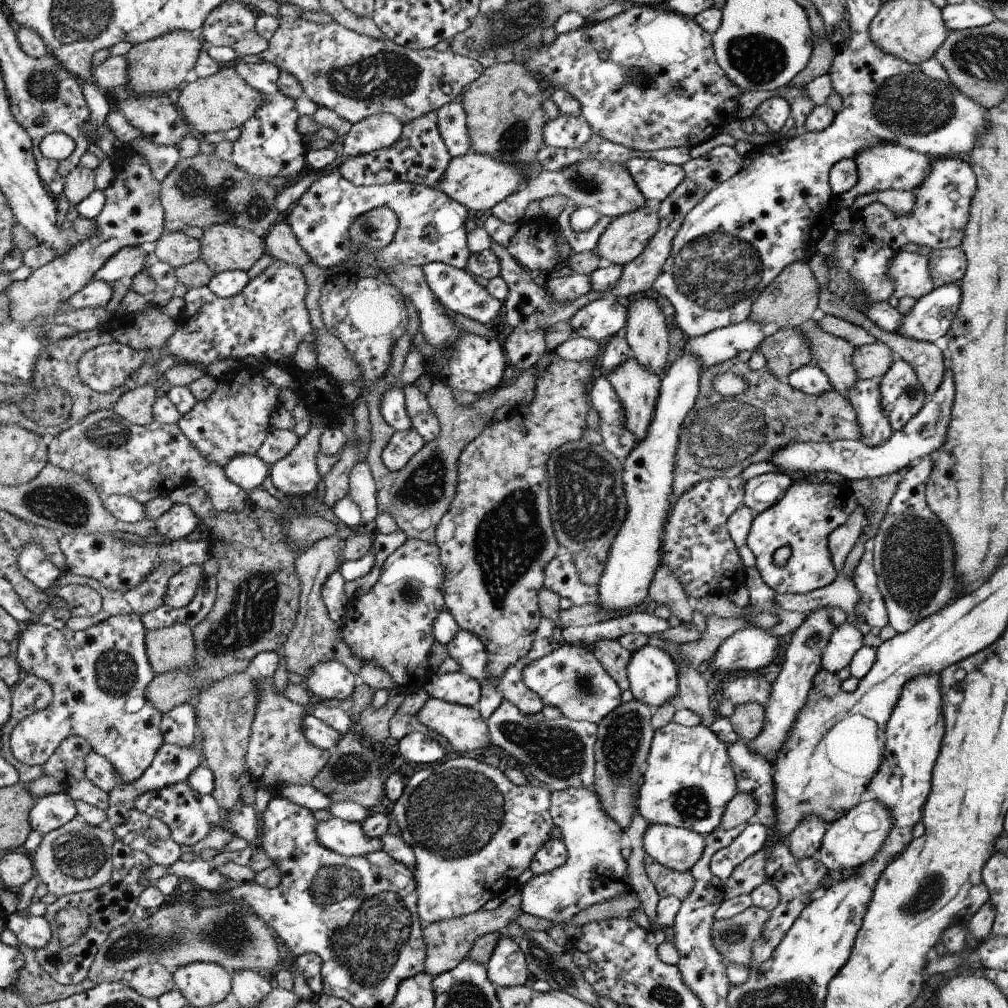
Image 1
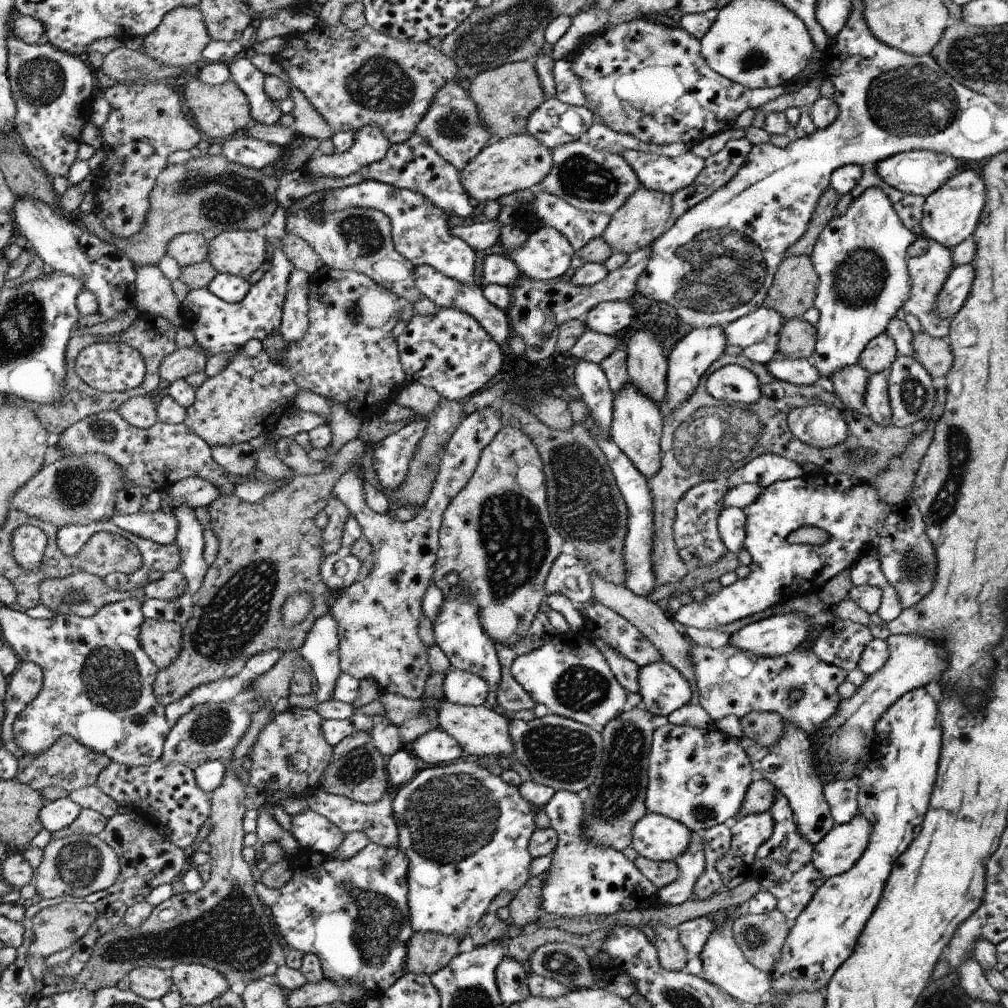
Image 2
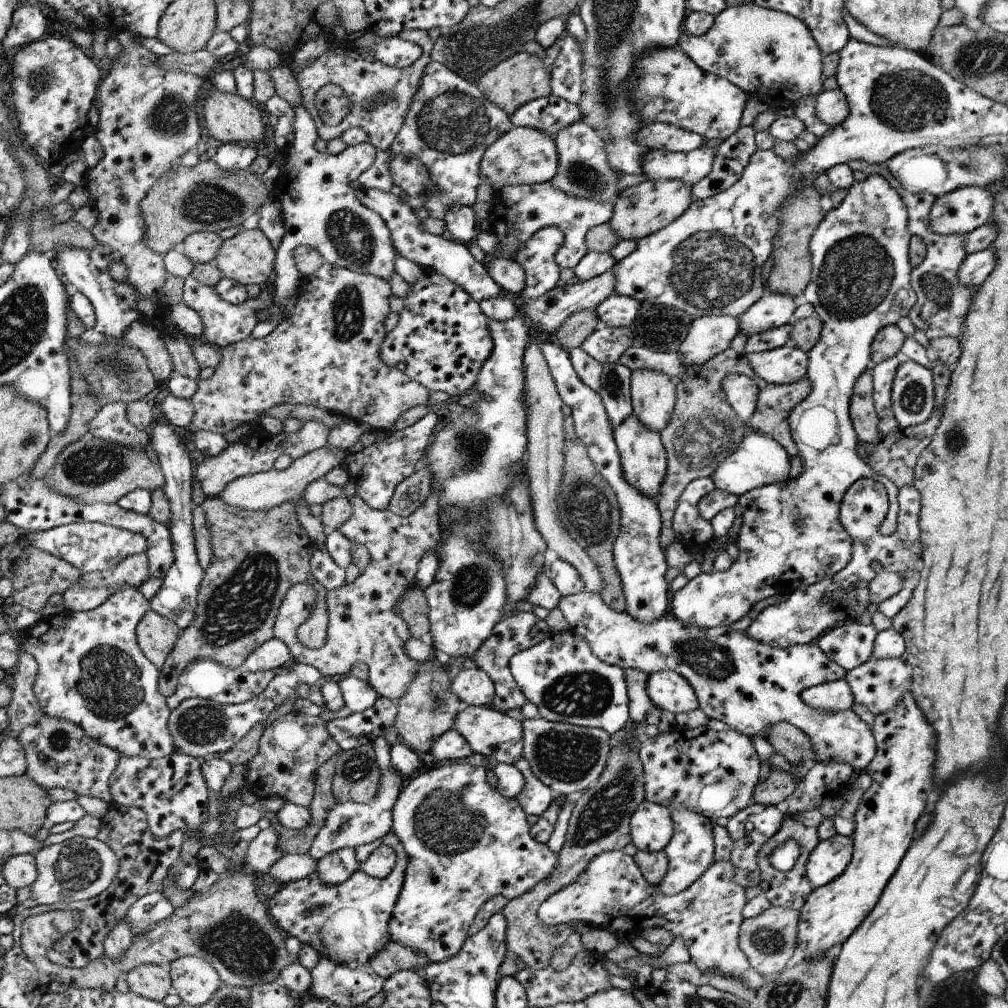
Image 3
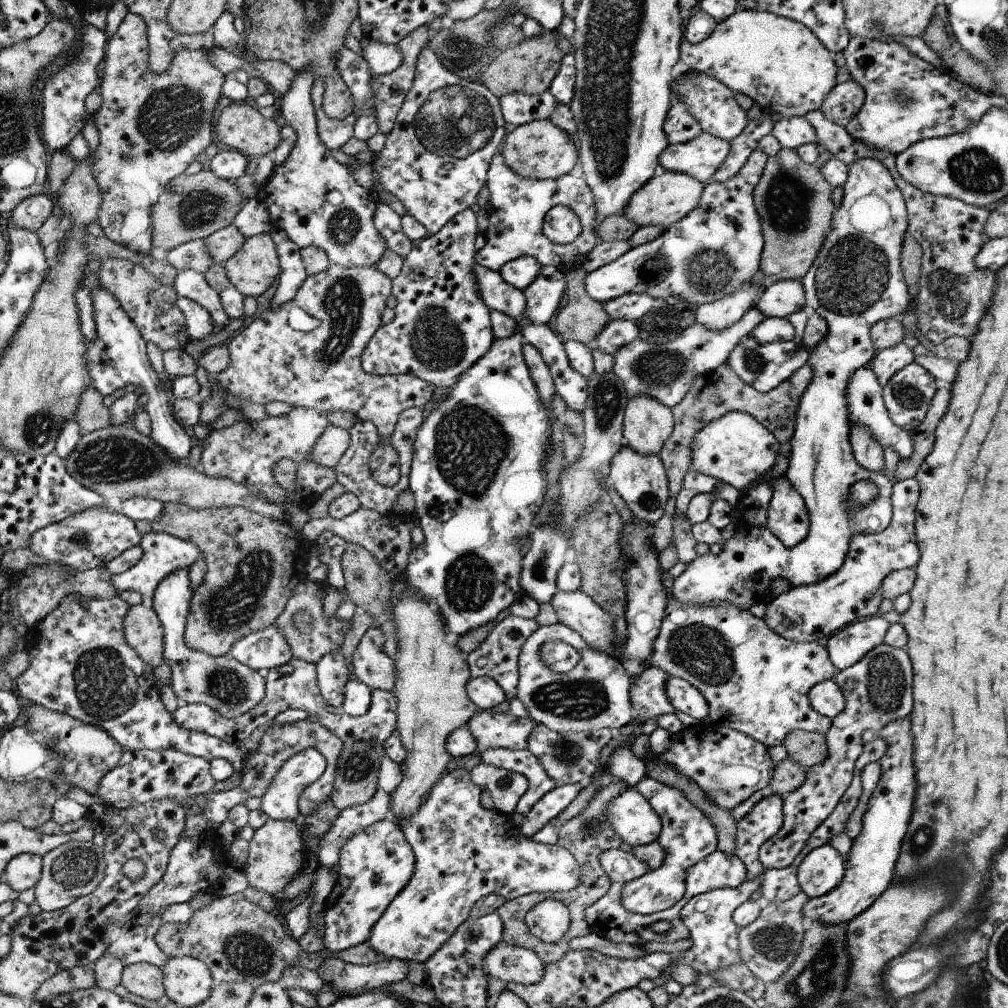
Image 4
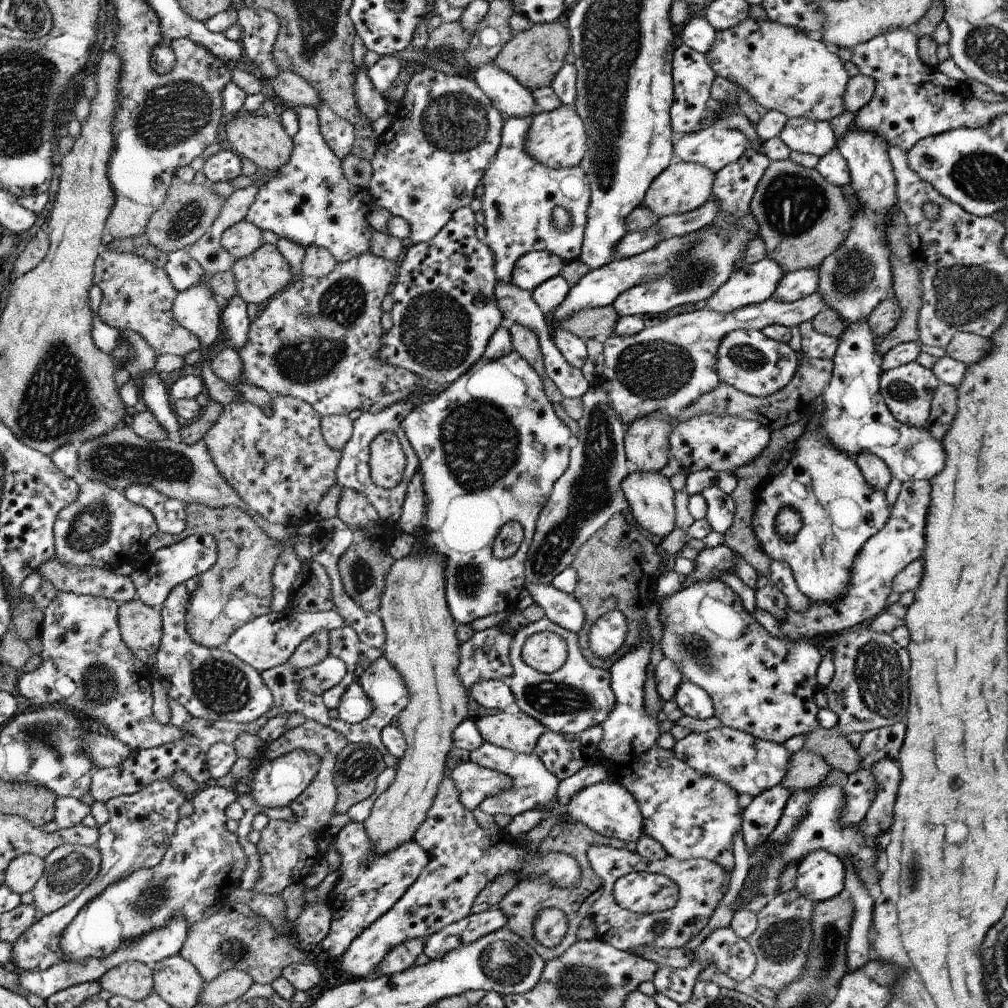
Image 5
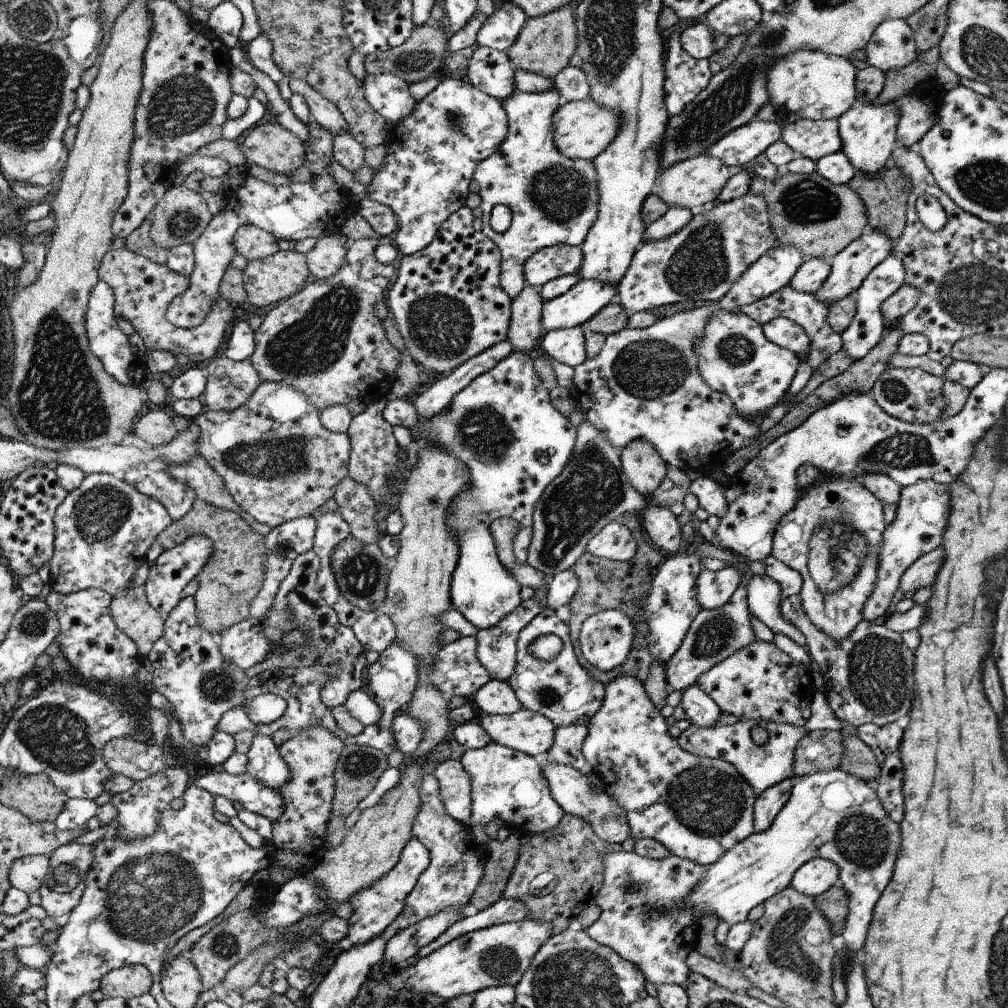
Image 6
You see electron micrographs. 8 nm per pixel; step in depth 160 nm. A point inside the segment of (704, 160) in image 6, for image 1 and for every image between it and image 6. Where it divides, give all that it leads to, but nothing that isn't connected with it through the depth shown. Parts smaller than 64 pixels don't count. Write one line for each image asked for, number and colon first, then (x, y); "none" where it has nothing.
1: (624, 239)
2: (643, 218)
3: (642, 210)
4: (666, 198)
5: (683, 187)

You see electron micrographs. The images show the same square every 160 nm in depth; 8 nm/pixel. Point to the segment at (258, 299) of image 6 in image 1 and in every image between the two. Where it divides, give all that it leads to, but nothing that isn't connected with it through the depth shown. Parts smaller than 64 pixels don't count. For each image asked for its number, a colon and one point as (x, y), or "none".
1: (224, 247)
2: (240, 252)
3: (248, 257)
4: (254, 268)
5: (265, 272)

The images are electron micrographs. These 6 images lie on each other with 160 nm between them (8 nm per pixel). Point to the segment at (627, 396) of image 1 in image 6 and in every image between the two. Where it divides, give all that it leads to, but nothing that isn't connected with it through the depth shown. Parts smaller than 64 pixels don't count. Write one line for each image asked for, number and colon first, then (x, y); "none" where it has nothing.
2: (637, 424)
3: (643, 457)
4: (641, 480)
5: (651, 499)
6: (661, 526)

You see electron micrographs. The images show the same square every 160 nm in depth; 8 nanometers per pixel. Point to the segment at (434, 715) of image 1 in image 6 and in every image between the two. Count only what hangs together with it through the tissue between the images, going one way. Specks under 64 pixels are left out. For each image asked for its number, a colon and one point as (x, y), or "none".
2: (481, 731)
3: (491, 733)
4: (491, 730)
5: (518, 732)
6: (530, 732)

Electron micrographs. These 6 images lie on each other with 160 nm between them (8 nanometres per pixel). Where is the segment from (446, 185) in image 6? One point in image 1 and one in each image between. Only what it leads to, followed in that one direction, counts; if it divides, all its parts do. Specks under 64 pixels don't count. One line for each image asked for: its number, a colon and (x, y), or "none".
1: (452, 119)
2: (453, 125)
3: (451, 124)
4: (435, 159)
5: (427, 164)

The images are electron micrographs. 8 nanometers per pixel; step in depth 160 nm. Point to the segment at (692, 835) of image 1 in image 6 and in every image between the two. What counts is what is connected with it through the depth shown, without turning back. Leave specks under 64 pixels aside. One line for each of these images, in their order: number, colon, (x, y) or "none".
2: (659, 838)
3: (652, 827)
4: (632, 817)
5: (611, 810)
6: (570, 788)

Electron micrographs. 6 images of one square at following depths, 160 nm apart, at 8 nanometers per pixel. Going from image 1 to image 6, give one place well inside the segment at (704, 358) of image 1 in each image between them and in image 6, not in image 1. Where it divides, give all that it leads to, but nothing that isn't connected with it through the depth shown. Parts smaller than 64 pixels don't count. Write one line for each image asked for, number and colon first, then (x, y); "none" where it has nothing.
2: (763, 323)
3: (774, 310)
4: (781, 299)
5: (794, 285)
6: (808, 278)

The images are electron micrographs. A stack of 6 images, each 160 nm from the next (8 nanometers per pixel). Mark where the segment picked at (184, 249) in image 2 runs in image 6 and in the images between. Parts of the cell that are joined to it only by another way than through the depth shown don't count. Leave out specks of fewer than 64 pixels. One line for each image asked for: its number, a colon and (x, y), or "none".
3: (203, 247)
4: (221, 245)
5: (241, 239)
6: (253, 243)

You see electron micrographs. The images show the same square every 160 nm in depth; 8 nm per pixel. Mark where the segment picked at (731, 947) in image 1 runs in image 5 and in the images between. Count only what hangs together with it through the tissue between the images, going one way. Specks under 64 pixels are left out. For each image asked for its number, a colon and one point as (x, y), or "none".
2: (761, 936)
3: (768, 940)
4: (768, 946)
5: (780, 943)

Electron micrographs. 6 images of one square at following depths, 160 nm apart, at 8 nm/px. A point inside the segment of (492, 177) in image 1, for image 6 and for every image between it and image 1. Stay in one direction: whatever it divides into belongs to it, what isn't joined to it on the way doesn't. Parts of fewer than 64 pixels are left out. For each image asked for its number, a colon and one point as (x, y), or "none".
2: (519, 162)
3: (522, 156)
4: (538, 150)
5: (557, 139)
6: (583, 129)

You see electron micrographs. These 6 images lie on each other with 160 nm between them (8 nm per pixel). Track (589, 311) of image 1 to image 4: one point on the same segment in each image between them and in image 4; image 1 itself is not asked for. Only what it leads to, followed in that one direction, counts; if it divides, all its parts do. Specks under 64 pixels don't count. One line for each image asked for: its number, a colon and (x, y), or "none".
2: (609, 317)
3: (618, 310)
4: (631, 306)

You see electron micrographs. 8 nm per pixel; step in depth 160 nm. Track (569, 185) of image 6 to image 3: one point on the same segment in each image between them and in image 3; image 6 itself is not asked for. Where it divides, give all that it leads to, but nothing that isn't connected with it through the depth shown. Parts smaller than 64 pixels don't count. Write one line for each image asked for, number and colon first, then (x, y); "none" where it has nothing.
3: (519, 211)
4: (517, 206)
5: (520, 194)

